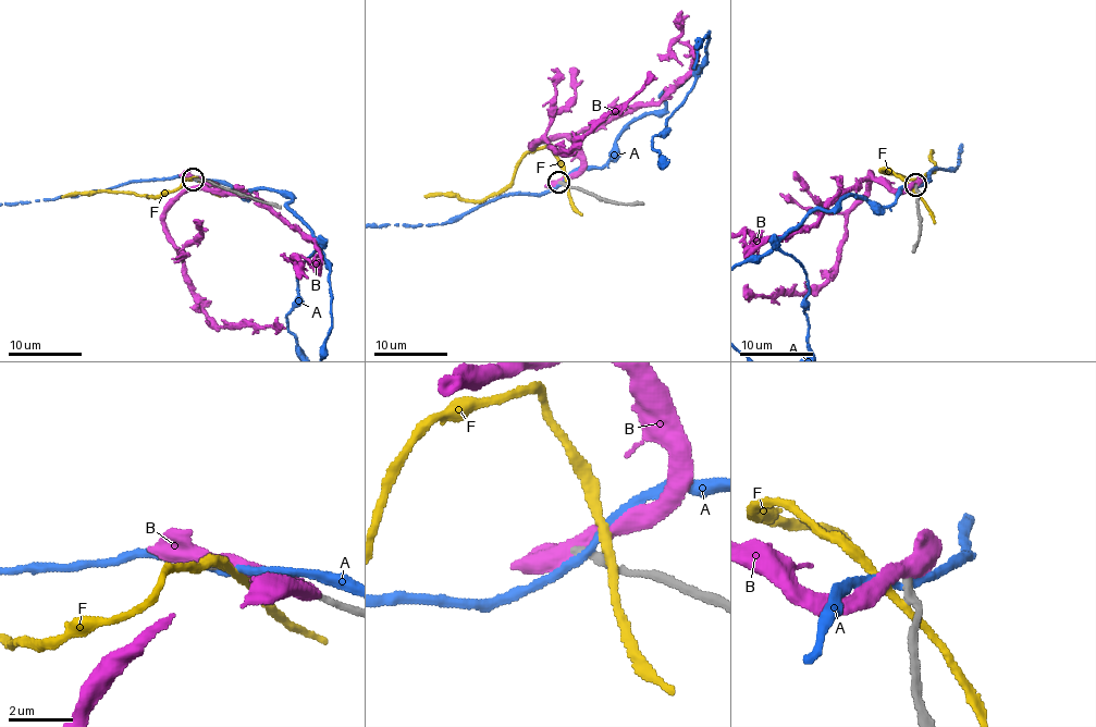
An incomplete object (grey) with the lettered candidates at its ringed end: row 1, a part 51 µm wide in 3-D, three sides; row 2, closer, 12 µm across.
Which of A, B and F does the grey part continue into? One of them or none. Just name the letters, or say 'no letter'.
no letter

